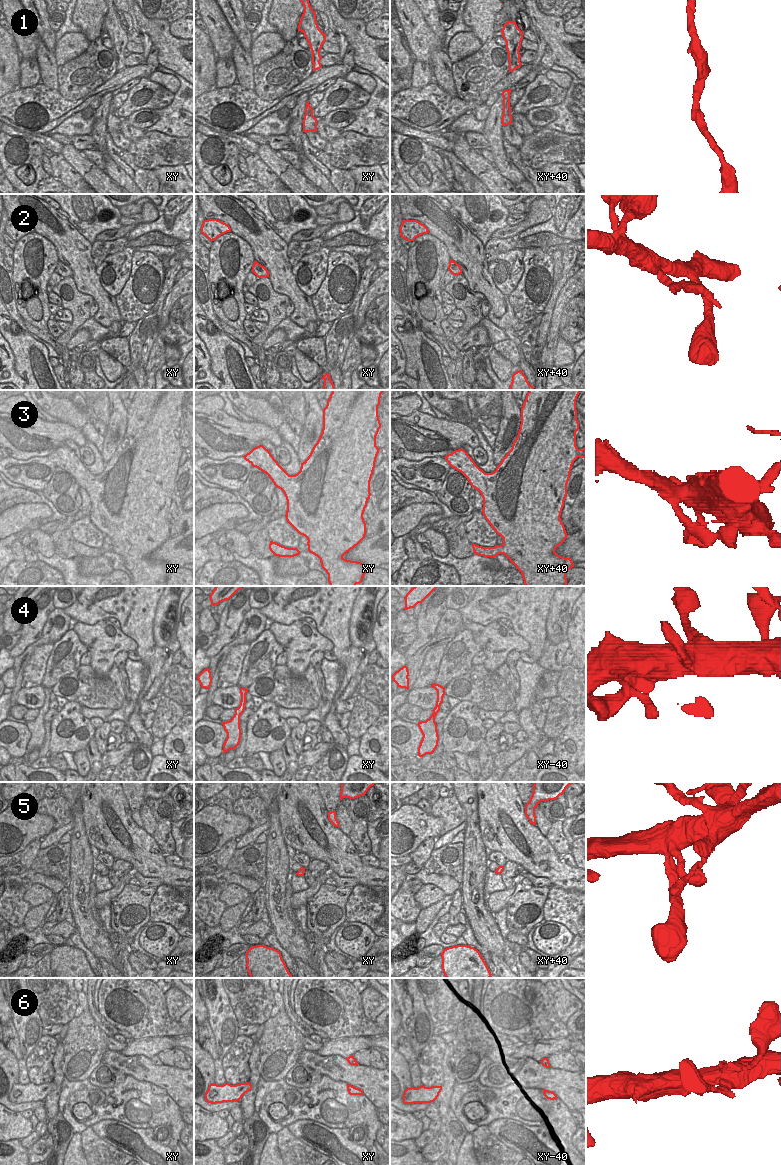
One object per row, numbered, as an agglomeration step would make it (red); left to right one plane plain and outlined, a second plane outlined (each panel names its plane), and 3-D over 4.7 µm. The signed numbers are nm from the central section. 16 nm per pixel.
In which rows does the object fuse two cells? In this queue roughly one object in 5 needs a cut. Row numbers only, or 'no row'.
2

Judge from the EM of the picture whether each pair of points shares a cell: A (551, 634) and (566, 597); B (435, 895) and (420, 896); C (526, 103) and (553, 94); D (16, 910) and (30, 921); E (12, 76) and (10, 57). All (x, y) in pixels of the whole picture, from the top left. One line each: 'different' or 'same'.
A: same
B: same
C: same
D: different
E: same

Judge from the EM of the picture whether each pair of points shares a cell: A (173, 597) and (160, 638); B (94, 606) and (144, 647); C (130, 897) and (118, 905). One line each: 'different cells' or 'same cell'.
A: same cell
B: same cell
C: same cell

